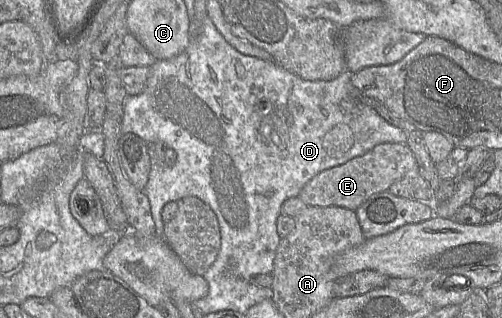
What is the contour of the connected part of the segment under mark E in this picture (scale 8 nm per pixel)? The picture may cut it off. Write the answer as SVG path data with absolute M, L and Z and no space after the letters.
M382 143L362 156L355 157L344 164L320 172L301 189L298 197L307 206L337 206L356 211L357 208L371 196L387 191L394 182L402 179L407 173L413 170L418 170L418 164L413 152L407 144Z

